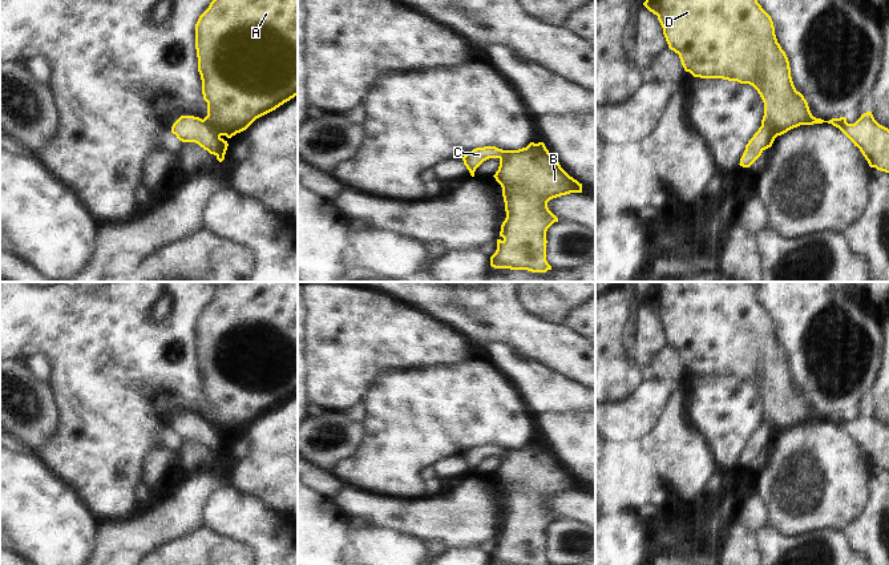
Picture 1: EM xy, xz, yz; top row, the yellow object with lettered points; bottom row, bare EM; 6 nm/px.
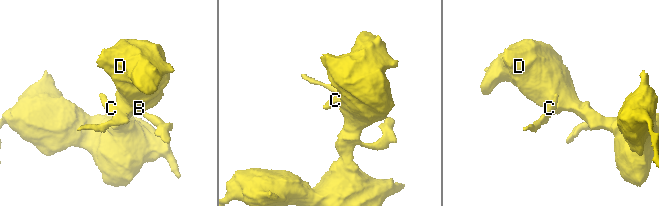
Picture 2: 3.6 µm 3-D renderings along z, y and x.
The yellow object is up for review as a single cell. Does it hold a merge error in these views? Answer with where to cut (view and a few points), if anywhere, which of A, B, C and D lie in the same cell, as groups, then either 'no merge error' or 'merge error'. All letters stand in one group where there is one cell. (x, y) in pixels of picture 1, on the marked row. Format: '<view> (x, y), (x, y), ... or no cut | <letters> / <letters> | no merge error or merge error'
yz (762, 122), (768, 126), (774, 138) | A B D / C | merge error

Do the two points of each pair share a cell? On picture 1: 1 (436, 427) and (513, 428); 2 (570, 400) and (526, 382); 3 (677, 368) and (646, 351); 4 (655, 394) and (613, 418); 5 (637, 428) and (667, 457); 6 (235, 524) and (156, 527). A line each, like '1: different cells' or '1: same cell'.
1: same cell
2: same cell
3: different cells
4: same cell
5: different cells
6: different cells

